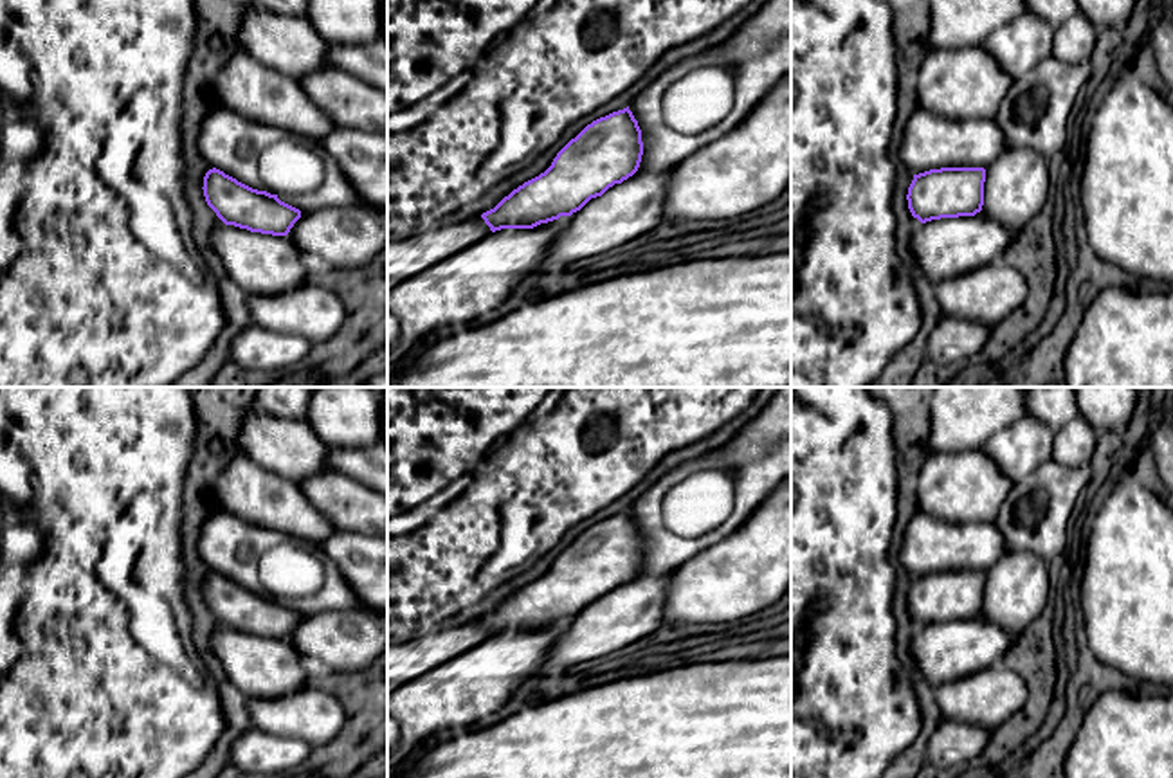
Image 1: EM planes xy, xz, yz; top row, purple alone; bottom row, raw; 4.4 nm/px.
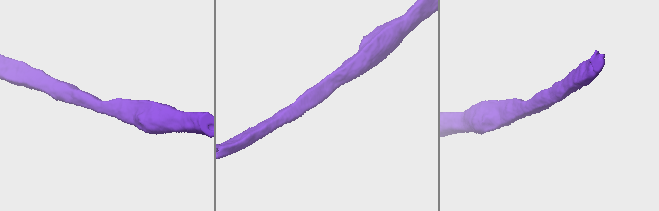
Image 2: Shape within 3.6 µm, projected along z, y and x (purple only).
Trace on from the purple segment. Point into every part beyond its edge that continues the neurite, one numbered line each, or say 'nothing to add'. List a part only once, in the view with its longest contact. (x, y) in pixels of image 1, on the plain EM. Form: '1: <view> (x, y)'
nothing to add

